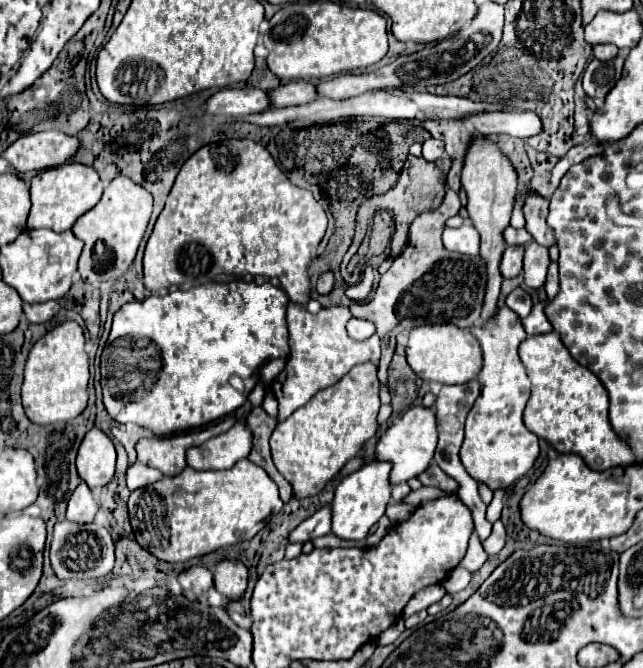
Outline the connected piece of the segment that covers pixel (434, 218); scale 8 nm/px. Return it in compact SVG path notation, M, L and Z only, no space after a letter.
M448 189L442 205L436 211L418 215L410 225L408 245L394 259L392 267L382 275L376 295L370 303L354 303L350 311L354 317L368 319L376 325L376 333L382 341L382 357L378 365L380 385L388 385L388 365L396 349L396 335L404 329L426 323L452 323L462 329L470 329L480 319L482 295L486 289L486 267L480 257L468 257L450 253L442 245L442 231L446 219L458 215L460 199Z

